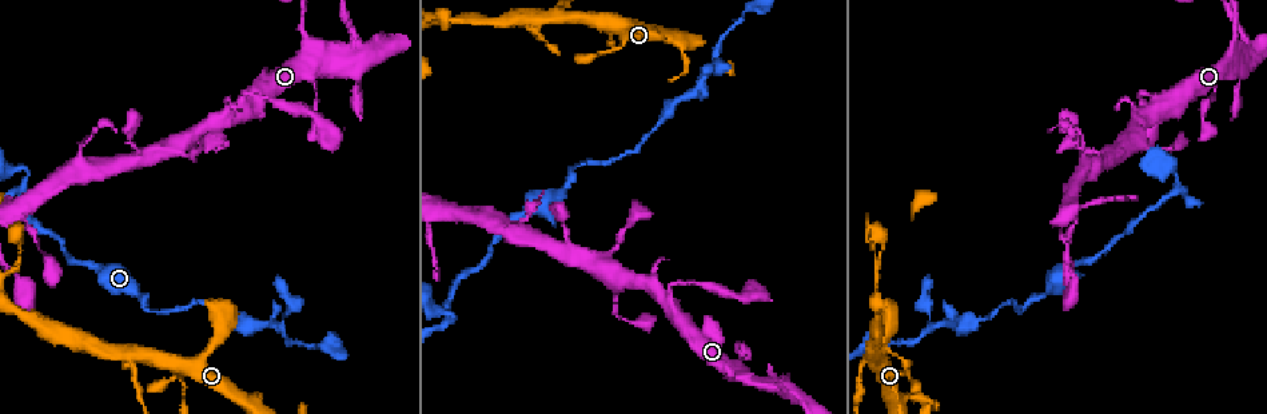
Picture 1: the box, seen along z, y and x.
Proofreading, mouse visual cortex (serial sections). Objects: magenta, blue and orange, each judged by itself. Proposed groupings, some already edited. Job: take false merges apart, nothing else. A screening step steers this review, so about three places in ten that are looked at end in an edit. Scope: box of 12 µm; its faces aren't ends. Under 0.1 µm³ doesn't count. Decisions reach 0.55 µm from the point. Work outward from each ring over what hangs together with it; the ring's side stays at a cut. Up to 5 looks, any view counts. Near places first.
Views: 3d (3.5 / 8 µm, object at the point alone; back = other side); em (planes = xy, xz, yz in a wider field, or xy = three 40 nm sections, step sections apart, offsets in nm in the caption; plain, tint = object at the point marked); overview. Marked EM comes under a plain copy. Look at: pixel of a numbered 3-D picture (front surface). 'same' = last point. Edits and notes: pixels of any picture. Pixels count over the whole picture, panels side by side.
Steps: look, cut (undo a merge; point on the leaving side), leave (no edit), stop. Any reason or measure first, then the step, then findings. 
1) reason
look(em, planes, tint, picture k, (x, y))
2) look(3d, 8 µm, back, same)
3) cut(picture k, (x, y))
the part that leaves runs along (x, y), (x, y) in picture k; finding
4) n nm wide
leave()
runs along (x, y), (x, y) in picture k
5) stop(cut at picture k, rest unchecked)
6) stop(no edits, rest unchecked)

abrupt turn
look(3d, 8 µm, picture 1, (578, 166))

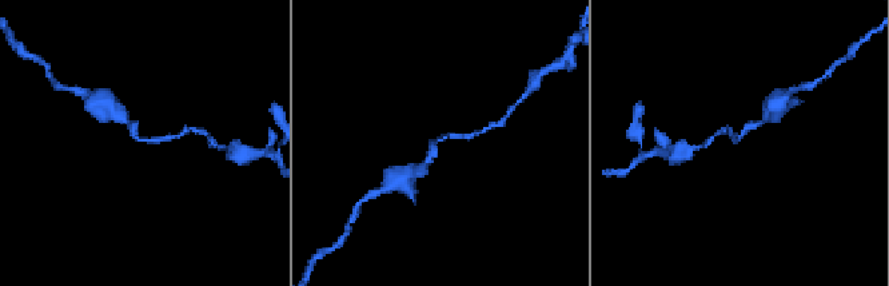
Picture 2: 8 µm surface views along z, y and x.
look(3d, 3.5 µm, picture 2, (141, 140))

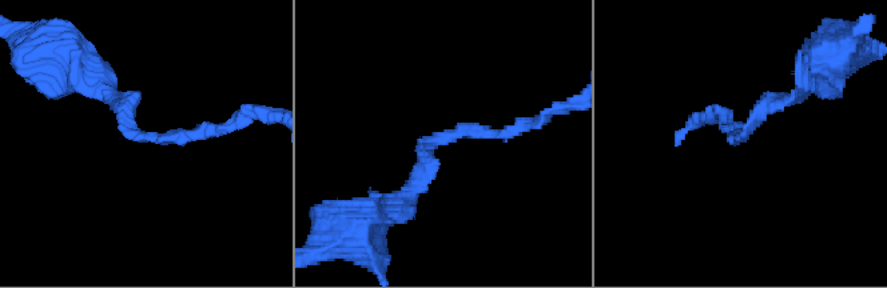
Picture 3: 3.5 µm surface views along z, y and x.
arms of 150, 200 nm
look(em, xy, step 1, tint, picture 3, (437, 142))

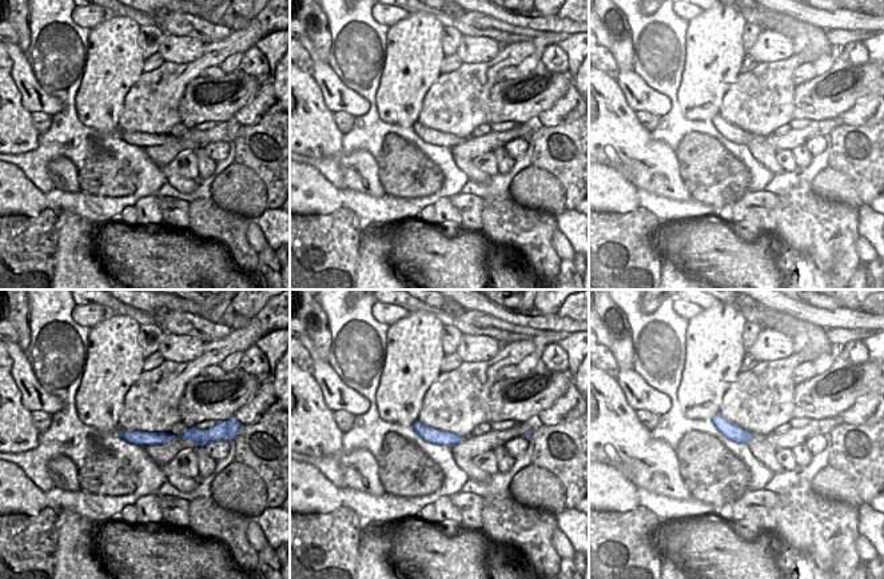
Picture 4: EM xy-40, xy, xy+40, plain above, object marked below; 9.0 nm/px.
140 nm wide
leave()
runs along (198, 432), (168, 438), (124, 435) in picture 4; one cell here

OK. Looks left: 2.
sharp bend
look(3d, 8 µm, picture 1, (1157, 105))

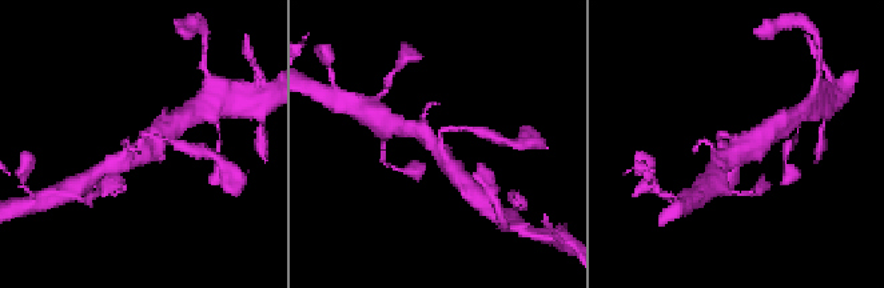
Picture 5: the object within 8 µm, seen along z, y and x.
look(em, xy, step 1, tint, picture 5, (738, 148))

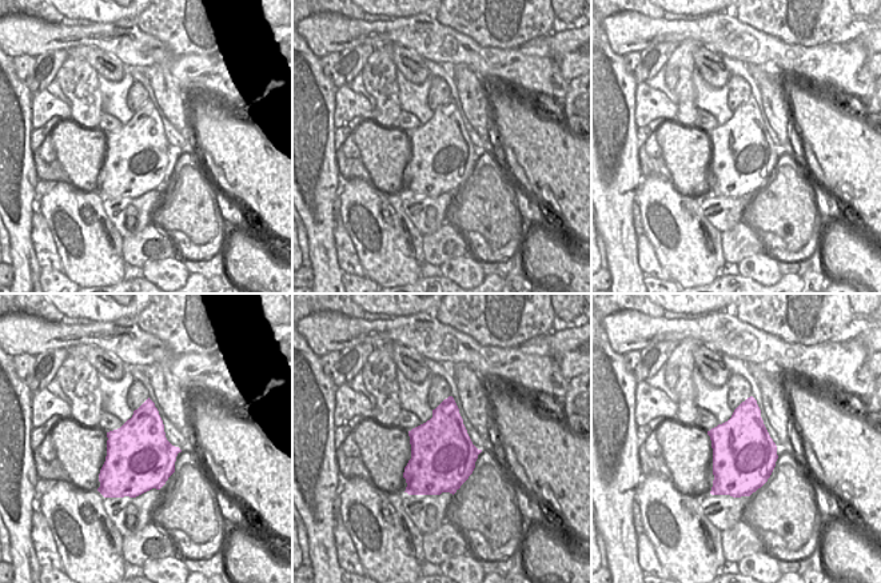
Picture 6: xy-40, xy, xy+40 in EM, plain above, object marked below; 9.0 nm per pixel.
leave()
runs along (458, 175), (438, 147), (409, 127) in picture 5; one cell here

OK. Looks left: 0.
stop(no edits, rest unchecked)

